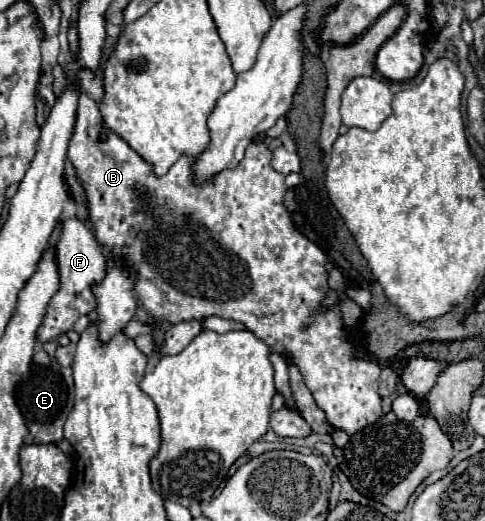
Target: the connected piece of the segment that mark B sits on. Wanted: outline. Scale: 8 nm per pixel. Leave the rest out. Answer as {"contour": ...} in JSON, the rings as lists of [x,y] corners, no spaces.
{"contour":[[[82,92],[74,134],[68,144],[68,158],[86,190],[98,242],[106,254],[126,258],[130,270],[136,272],[138,282],[134,292],[148,314],[172,324],[202,320],[208,316],[242,322],[274,352],[292,358],[318,408],[324,410],[330,426],[354,434],[366,424],[380,420],[380,366],[356,358],[352,340],[342,324],[340,304],[328,308],[322,306],[322,300],[330,292],[326,272],[328,258],[314,242],[294,228],[290,212],[284,206],[284,174],[272,168],[272,152],[264,142],[252,142],[246,148],[244,160],[234,170],[220,172],[212,184],[194,186],[190,182],[190,164],[194,160],[190,156],[182,156],[166,176],[158,178],[152,174],[148,162],[144,162],[120,136],[106,128],[98,104]]]}

